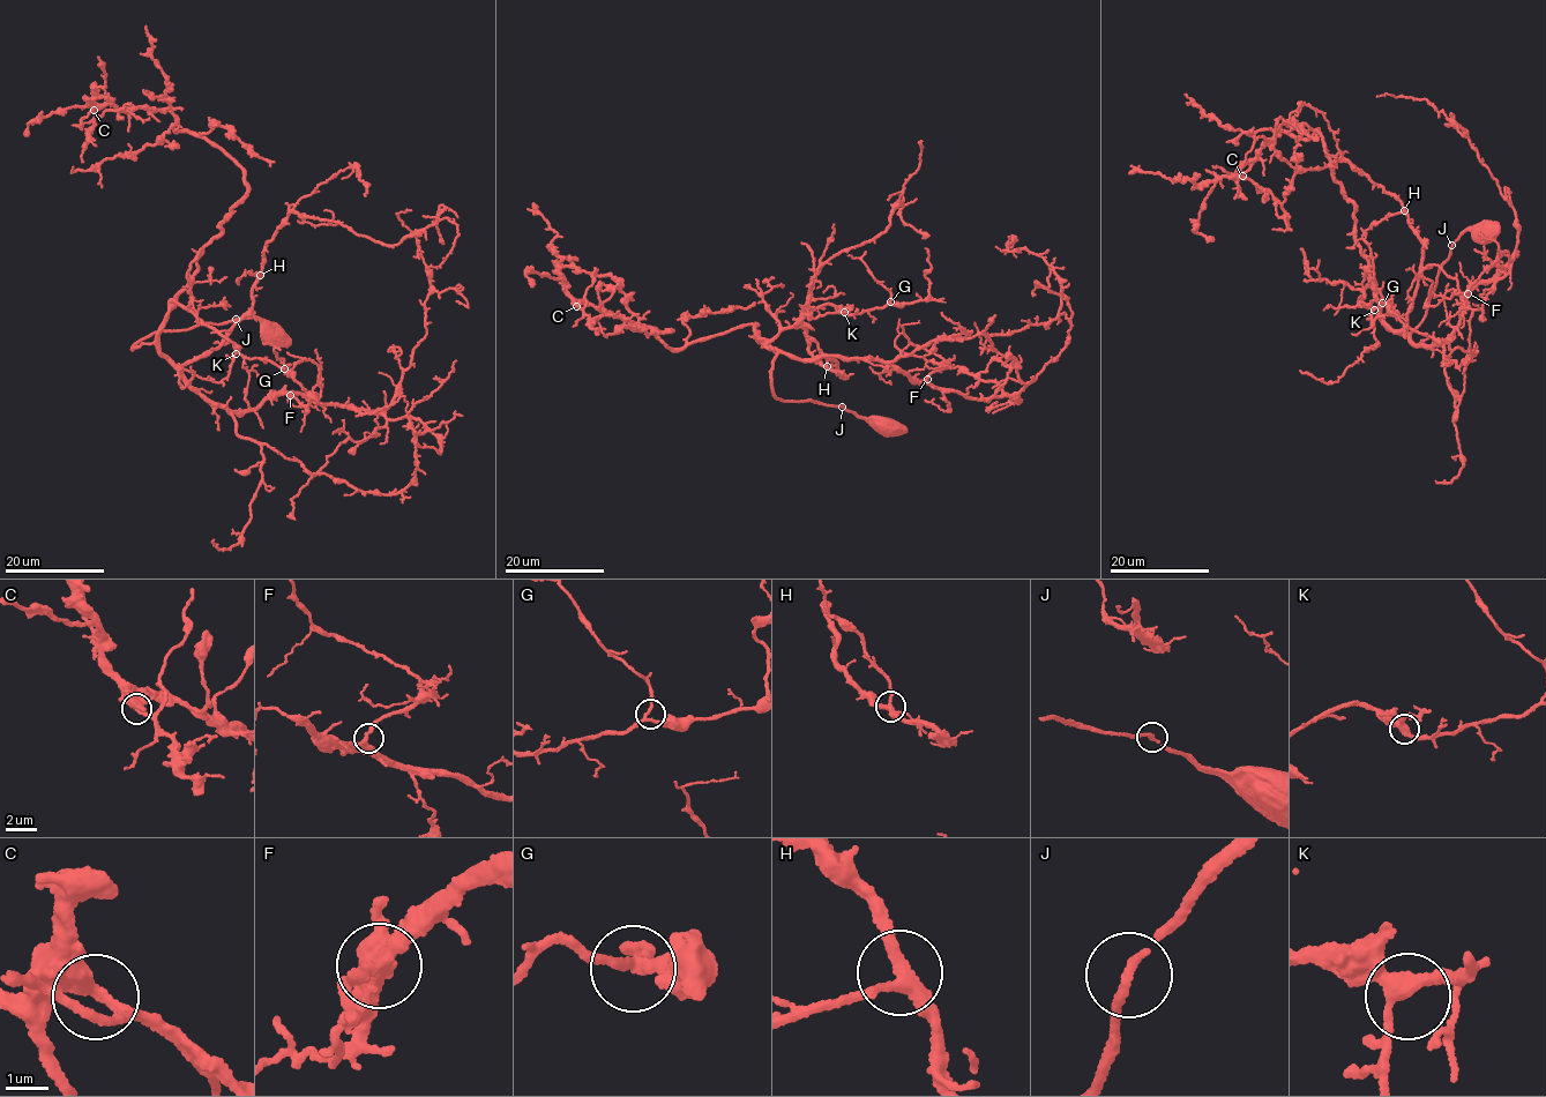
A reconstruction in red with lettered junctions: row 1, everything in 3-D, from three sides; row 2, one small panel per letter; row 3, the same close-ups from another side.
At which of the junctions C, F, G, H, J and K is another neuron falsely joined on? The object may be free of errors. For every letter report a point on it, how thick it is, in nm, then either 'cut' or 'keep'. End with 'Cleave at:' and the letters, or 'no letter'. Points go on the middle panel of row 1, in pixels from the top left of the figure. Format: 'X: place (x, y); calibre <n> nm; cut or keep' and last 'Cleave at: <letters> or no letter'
C: place (576, 306); calibre 420 nm; keep
F: place (927, 379); calibre 280 nm; keep
G: place (890, 301); calibre 200 nm; keep
H: place (827, 366); calibre 280 nm; keep
J: place (842, 407); calibre 180 nm; keep
K: place (844, 312); calibre 320 nm; keep
Cleave at: no letter

